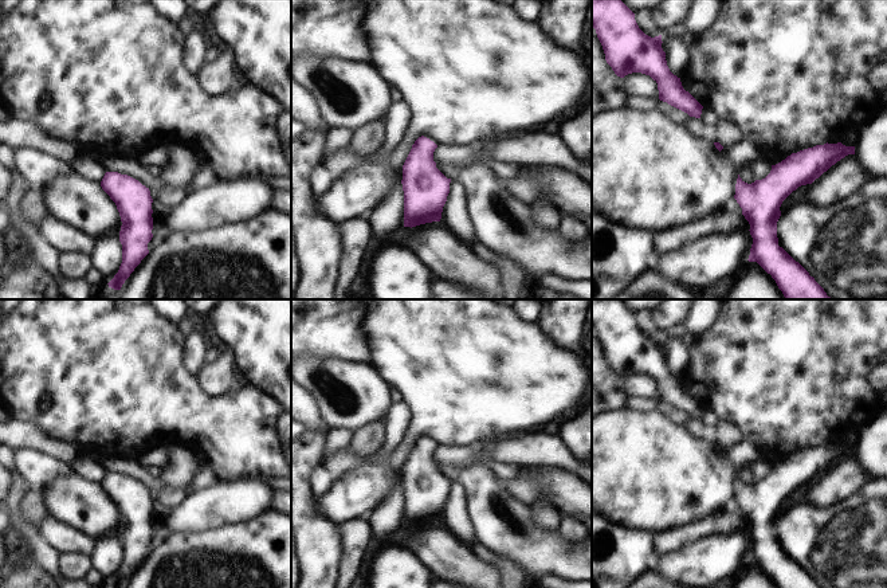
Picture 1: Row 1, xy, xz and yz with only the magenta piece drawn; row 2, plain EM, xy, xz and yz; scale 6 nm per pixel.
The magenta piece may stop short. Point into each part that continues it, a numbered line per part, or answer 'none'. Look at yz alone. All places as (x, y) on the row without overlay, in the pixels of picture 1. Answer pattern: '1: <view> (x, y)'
none

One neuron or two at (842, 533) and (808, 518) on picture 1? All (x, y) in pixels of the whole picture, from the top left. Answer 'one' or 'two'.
one

